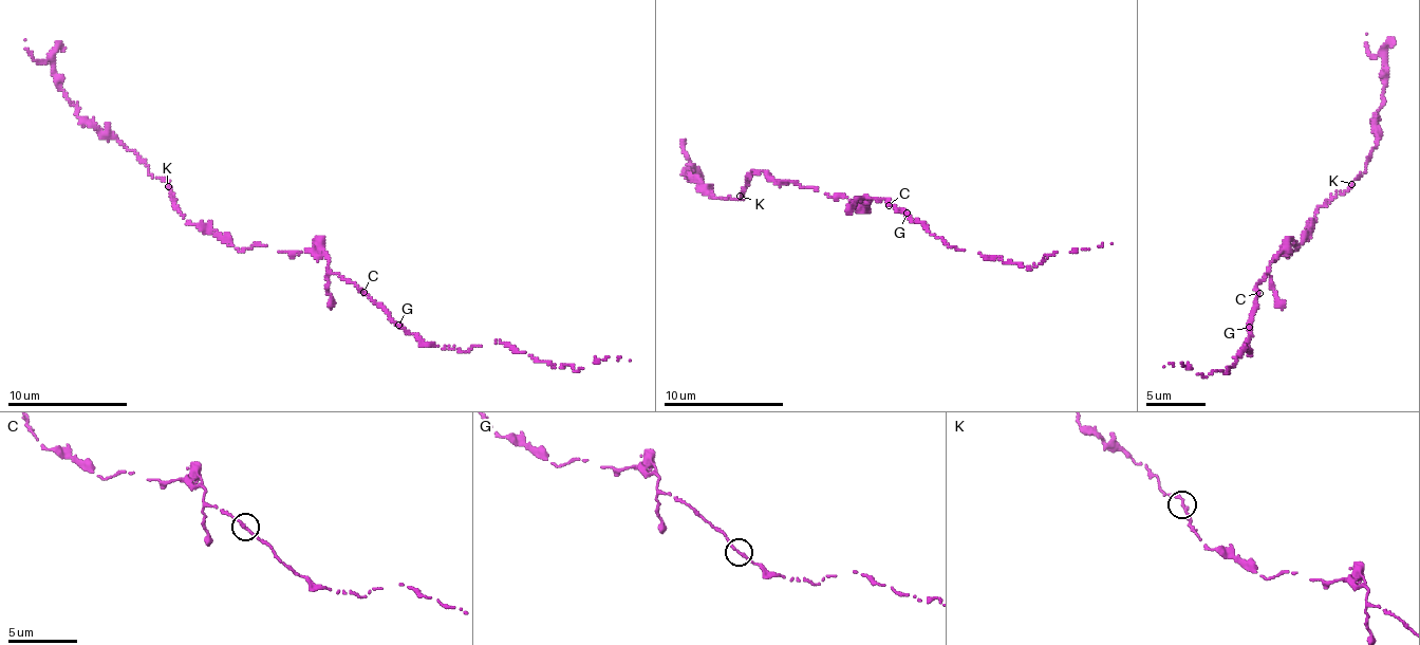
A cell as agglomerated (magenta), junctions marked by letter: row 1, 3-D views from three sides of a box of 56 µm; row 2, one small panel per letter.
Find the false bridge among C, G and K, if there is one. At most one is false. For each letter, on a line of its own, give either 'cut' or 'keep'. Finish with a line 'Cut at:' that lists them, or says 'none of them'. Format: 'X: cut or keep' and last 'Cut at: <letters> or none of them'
C: keep
G: keep
K: keep
Cut at: none of them

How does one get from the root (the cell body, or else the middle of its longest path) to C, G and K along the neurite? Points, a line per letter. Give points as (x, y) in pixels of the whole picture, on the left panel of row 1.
C: (305, 252), (325, 255), (334, 273), (350, 279), (363, 292)
G: (305, 252), (325, 255), (334, 273), (355, 282), (398, 325)
K: (305, 252), (279, 252), (266, 245), (239, 249), (227, 245), (217, 236), (189, 224), (178, 212), (168, 187)

